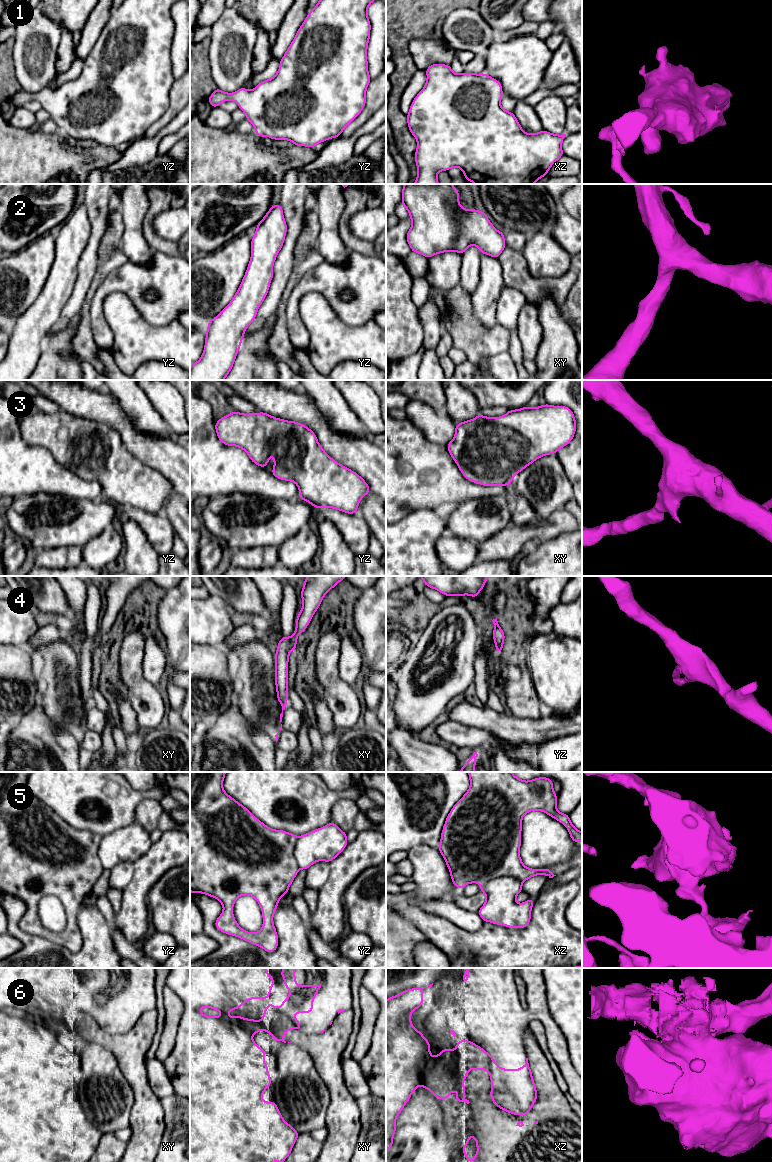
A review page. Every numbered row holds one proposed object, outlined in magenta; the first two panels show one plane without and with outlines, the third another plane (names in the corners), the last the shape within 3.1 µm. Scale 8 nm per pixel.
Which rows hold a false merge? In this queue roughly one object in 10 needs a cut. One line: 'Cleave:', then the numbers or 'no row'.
Cleave: 5, 6

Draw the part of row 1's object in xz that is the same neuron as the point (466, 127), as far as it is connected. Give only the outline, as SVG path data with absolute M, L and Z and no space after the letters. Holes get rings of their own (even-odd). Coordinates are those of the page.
M432 64L425 71L427 74L425 86L414 98L409 113L407 114L409 130L417 140L415 162L418 174L413 184L439 184L437 173L439 171L448 171L454 167L460 168L464 173L464 178L475 184L534 184L538 179L546 176L551 166L564 155L562 141L566 134L557 135L555 133L549 133L544 129L538 133L526 133L521 128L513 112L508 112L501 107L500 101L503 96L503 91L502 85L498 80L485 73L475 74L463 72L456 74L451 70L451 65L445 64Z

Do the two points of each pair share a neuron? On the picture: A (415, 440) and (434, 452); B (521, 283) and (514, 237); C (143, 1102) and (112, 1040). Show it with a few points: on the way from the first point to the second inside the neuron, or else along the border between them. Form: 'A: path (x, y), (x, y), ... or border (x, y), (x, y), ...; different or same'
A: path (420, 445), (429, 452); same
B: border (506, 245), (521, 252); different
C: path (141, 1087), (132, 1060), (127, 1055); same

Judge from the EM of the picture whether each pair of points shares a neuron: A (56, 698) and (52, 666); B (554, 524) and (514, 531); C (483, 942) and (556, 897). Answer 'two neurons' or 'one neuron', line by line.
A: one neuron
B: one neuron
C: one neuron

